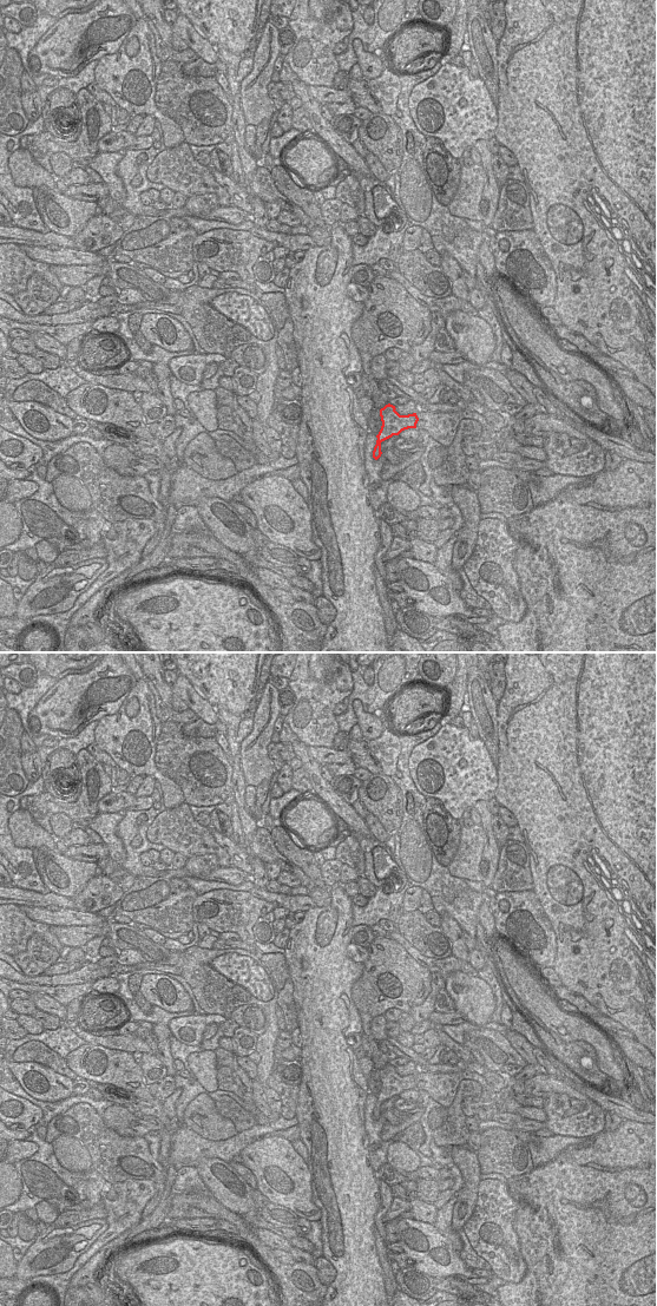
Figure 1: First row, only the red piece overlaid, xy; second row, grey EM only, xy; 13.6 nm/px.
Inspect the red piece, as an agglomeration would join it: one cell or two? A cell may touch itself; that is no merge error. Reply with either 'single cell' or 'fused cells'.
single cell

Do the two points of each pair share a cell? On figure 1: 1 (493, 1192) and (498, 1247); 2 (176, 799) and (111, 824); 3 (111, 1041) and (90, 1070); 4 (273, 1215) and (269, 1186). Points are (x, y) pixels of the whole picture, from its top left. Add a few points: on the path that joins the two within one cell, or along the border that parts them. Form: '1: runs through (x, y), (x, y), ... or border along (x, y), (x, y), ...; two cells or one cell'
1: runs through (493, 1206), (493, 1233); one cell
2: border along (156, 779), (161, 787), (163, 805), (166, 808); two cells
3: border along (86, 1043), (125, 1050), (131, 1054); two cells
4: border along (270, 1201), (289, 1208), (296, 1215); two cells

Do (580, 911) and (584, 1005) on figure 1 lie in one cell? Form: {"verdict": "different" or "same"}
{"verdict": "different"}

